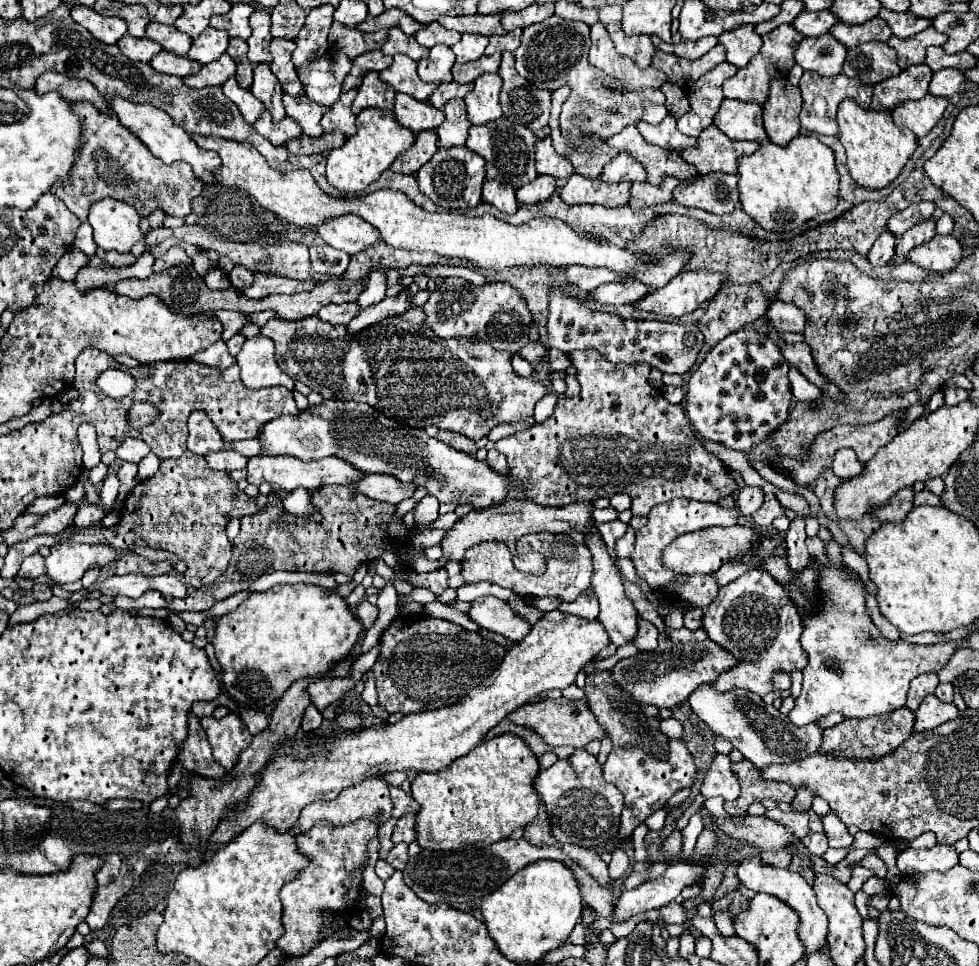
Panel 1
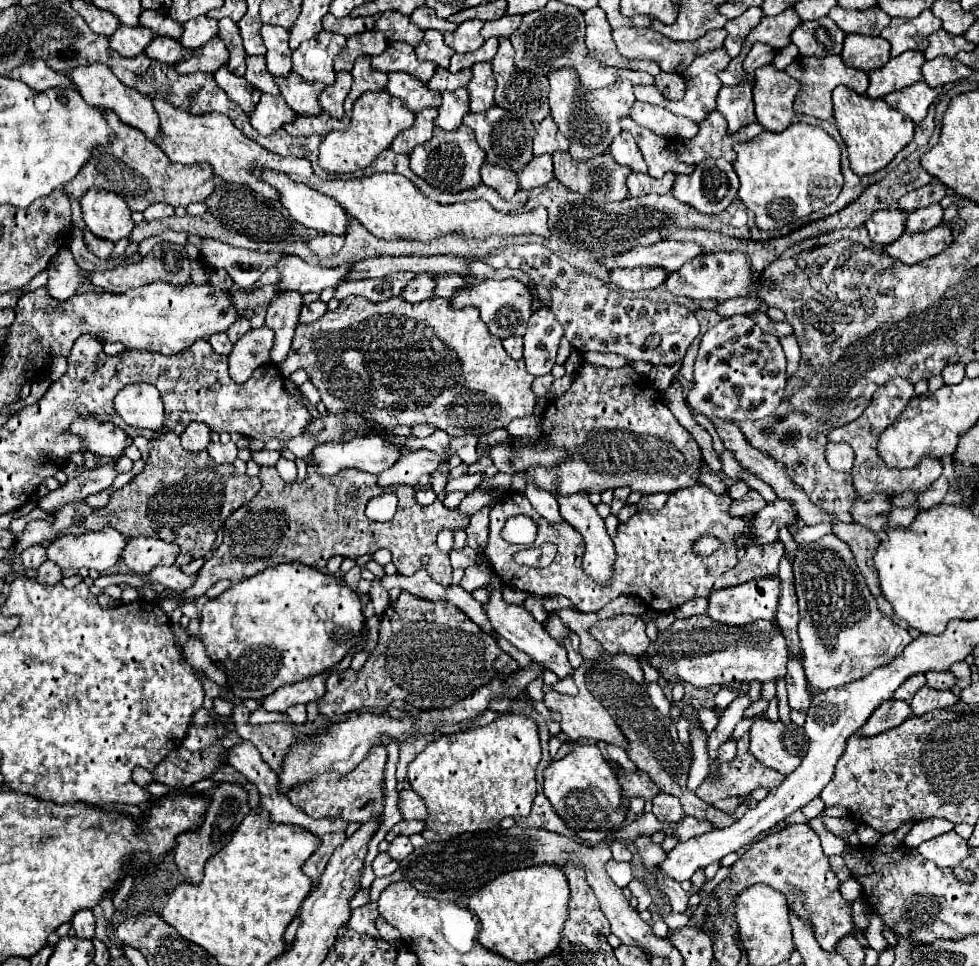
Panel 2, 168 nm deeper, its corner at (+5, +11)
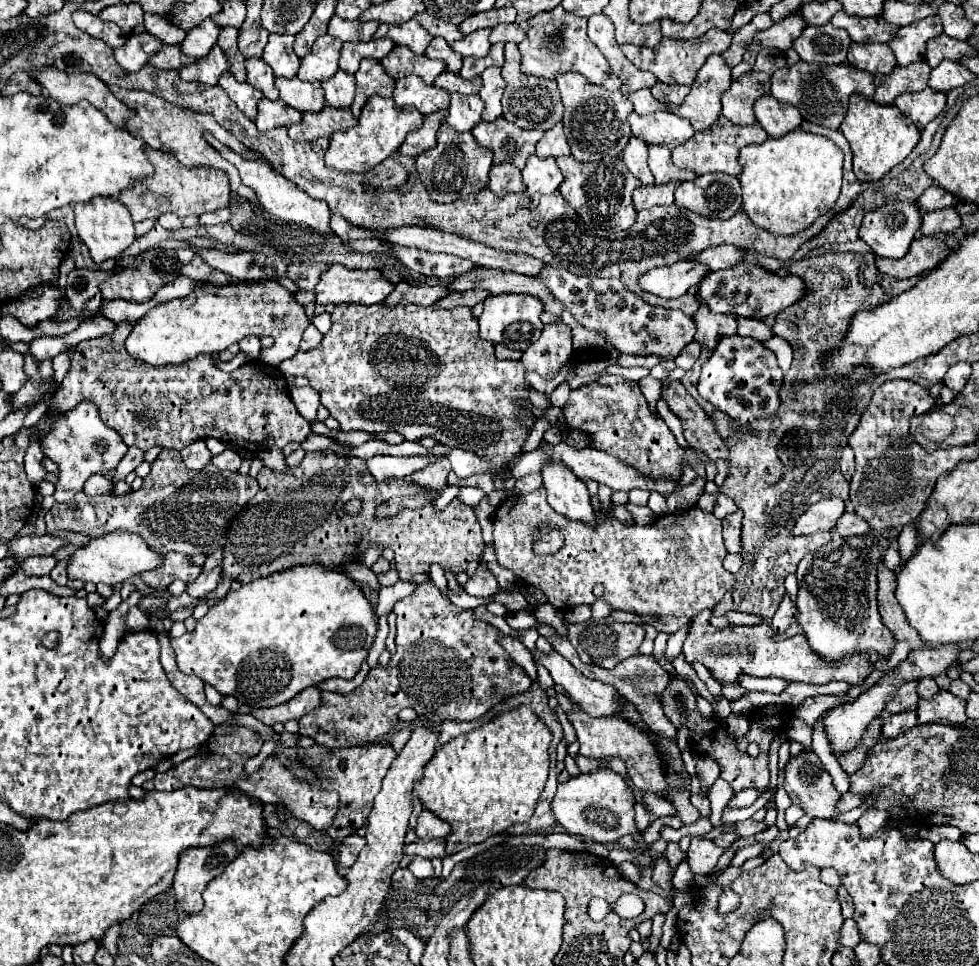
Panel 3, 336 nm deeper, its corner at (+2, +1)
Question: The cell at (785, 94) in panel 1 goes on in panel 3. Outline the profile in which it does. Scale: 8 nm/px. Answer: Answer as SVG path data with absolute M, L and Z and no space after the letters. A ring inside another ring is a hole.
M765 94L755 102L755 118L769 134L769 138L781 138L797 130L803 122L799 110L793 104L779 102L771 94Z

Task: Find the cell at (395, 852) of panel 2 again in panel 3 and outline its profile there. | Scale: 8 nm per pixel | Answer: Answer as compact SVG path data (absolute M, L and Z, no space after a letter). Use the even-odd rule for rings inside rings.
M413 856L411 864L407 866L407 870L415 876L415 878L429 878L433 876L433 866L427 858L421 858L421 856Z

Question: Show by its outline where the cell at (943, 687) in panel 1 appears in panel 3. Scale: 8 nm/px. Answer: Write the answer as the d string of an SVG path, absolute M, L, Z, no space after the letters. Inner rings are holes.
M923 678L919 680L919 696L921 698L933 698L939 694L939 686L933 678Z

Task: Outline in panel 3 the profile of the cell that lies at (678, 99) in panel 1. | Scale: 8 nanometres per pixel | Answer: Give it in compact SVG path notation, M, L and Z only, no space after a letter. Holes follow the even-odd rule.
M658 82L655 84L655 88L651 88L653 96L663 102L663 104L673 104L673 106L679 106L683 104L689 88L687 86L669 86L669 84L663 84Z

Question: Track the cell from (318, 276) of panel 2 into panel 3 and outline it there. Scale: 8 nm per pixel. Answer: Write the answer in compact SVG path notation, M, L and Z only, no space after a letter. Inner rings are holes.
M331 264L315 286L317 304L341 304L341 302L363 302L377 304L395 284L381 278L379 270L347 270L341 264Z

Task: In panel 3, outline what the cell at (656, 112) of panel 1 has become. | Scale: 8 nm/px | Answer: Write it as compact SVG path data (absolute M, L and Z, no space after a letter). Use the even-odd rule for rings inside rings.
M575 72L559 74L555 80L559 84L561 104L565 108L565 114L563 114L565 136L575 160L593 162L593 160L619 156L631 138L631 130L627 122L627 116L633 110L631 100L621 90L605 92L603 86L591 84L581 74L575 74Z

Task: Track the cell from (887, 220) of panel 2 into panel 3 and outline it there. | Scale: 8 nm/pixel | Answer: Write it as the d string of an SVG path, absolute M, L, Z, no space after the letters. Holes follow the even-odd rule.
M889 202L883 208L867 212L859 230L859 238L883 258L901 258L907 254L919 224L921 214L915 204Z

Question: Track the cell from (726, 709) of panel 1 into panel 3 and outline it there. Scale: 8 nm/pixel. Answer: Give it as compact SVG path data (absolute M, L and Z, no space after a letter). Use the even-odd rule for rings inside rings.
M813 750L789 756L783 772L783 788L787 790L791 802L801 806L807 816L827 820L837 814L835 804L839 794L835 792L831 776Z

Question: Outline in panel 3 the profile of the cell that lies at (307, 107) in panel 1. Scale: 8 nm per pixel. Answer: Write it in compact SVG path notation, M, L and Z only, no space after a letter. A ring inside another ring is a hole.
M275 78L281 100L299 112L321 112L325 106L323 88L319 82L303 82L299 78Z

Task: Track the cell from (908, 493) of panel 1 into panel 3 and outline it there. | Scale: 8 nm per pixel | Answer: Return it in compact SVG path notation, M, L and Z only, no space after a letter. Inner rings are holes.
M845 512L845 514L837 520L835 530L837 530L843 538L849 538L849 536L863 536L863 534L867 534L871 528L867 526L867 520L863 520L863 518L857 516L855 512Z

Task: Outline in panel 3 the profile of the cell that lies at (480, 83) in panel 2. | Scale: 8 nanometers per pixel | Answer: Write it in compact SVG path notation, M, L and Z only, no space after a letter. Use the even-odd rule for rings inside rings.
M487 68L483 74L483 88L479 92L481 100L485 102L485 110L483 110L483 120L485 122L493 122L501 116L501 96L505 90L505 80L501 78L501 68Z

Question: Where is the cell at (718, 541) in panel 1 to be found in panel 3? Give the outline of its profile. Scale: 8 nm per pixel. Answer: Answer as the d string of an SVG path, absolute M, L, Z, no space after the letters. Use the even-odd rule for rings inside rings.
M837 498L821 500L809 506L807 512L797 518L795 526L791 528L791 536L805 536L819 530L831 530L843 512L845 512L843 500Z

